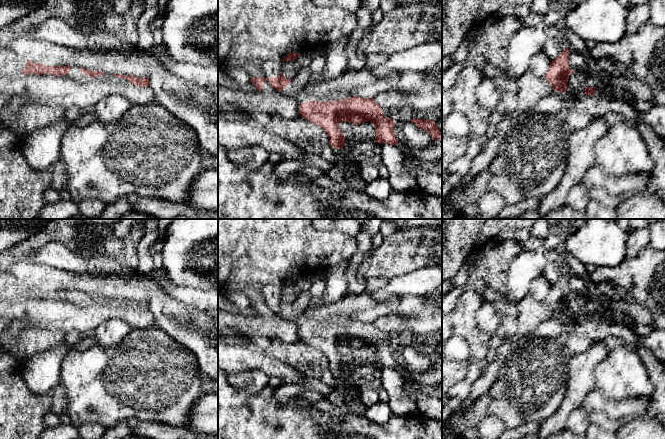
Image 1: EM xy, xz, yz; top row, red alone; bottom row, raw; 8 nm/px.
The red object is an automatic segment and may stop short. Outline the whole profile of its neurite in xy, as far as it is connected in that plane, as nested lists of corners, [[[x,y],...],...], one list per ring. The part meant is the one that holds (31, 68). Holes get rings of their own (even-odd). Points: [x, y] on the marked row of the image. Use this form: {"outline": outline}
{"outline": [[[29,60],[26,67],[22,69],[21,74],[23,76],[28,74],[48,74],[55,76],[62,76],[69,74],[71,66],[46,66],[44,64],[36,64],[32,60]]]}

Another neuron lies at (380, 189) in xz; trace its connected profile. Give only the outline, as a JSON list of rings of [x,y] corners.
[[[380,178],[367,183],[364,191],[367,195],[378,200],[385,200],[392,192],[392,187],[387,178]]]

